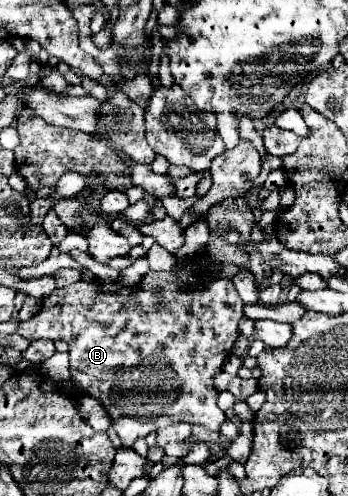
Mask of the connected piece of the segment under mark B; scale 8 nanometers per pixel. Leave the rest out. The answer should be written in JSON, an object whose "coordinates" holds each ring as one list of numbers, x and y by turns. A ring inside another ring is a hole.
{"coordinates":[[228,198,208,210,210,218,210,242,203,254,195,257,195,267,176,268,172,272,148,272,142,282,134,288,120,288,114,284,82,282,70,284,66,288,56,288,48,298,42,300,42,308,30,320,20,322,18,334,28,340,66,340,70,346,70,374,88,396,96,398,112,416,114,430,118,432,122,444,130,448,138,438,148,436,146,432,158,430,170,424,188,422,202,424,210,430,220,430,226,414,217,406,218,390,214,388,214,374,222,370,222,364,232,352,238,338,238,320,242,318,242,306,232,280,216,277,212,269,220,262,234,262,238,266,250,268,248,254,240,248,226,244,224,236,228,228,236,228,242,238,248,238,254,226,252,210,244,198],[200,282,198,292,182,292,180,286]]}

